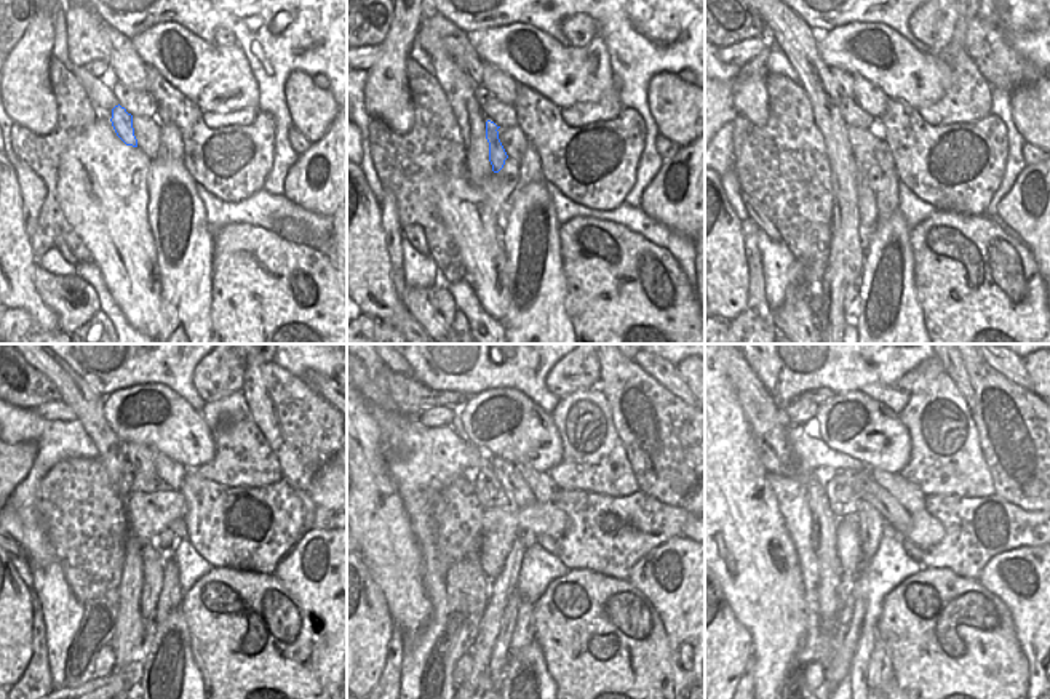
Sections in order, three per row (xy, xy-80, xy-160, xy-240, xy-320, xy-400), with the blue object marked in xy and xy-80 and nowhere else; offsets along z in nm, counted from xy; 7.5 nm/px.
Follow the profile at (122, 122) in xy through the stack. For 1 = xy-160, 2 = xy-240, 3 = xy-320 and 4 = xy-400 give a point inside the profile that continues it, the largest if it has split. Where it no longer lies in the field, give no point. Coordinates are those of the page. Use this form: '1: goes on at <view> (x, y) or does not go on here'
1: goes on at xy-160 (865, 197)
2: goes on at xy-240 (152, 560)
3: goes on at xy-320 (501, 651)
4: goes on at xy-400 (859, 666)

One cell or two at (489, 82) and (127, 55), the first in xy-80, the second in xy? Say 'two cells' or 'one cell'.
one cell

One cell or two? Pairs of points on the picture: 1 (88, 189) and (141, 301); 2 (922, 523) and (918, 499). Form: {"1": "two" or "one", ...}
{"1": "one", "2": "two"}

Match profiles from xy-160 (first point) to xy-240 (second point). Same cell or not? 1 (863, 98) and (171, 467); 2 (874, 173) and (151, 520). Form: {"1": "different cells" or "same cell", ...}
{"1": "same cell", "2": "different cells"}

